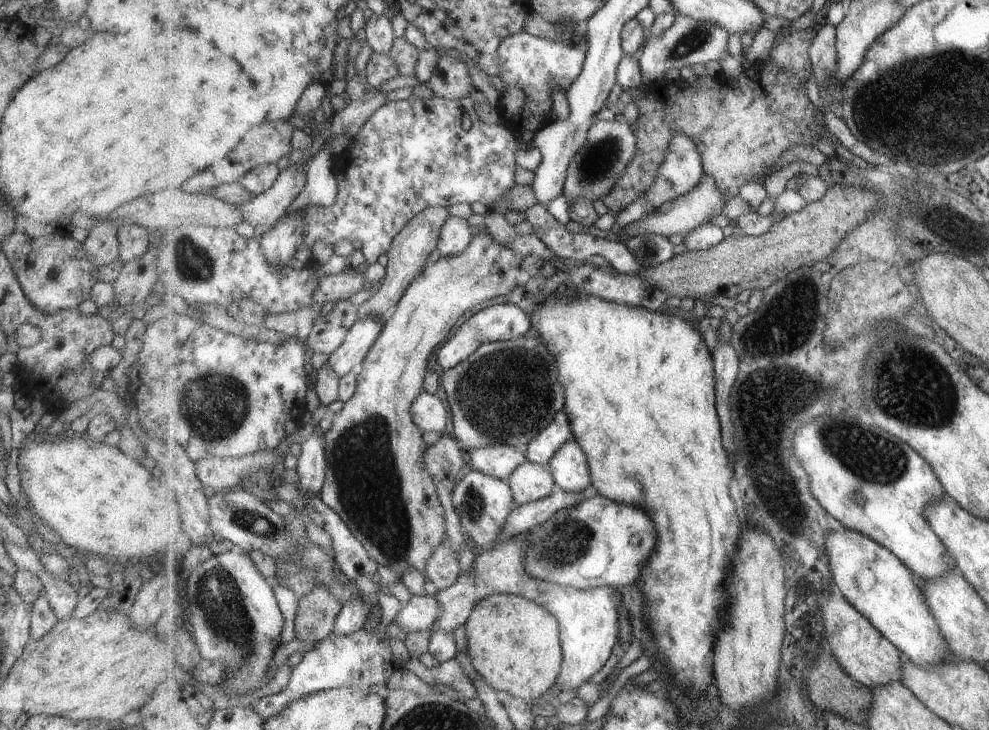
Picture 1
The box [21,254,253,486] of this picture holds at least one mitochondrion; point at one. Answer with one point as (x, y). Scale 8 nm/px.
(53, 275)

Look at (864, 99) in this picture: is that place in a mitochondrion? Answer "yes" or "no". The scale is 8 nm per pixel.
yes

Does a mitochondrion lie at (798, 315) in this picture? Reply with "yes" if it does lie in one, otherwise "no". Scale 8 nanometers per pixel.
yes

